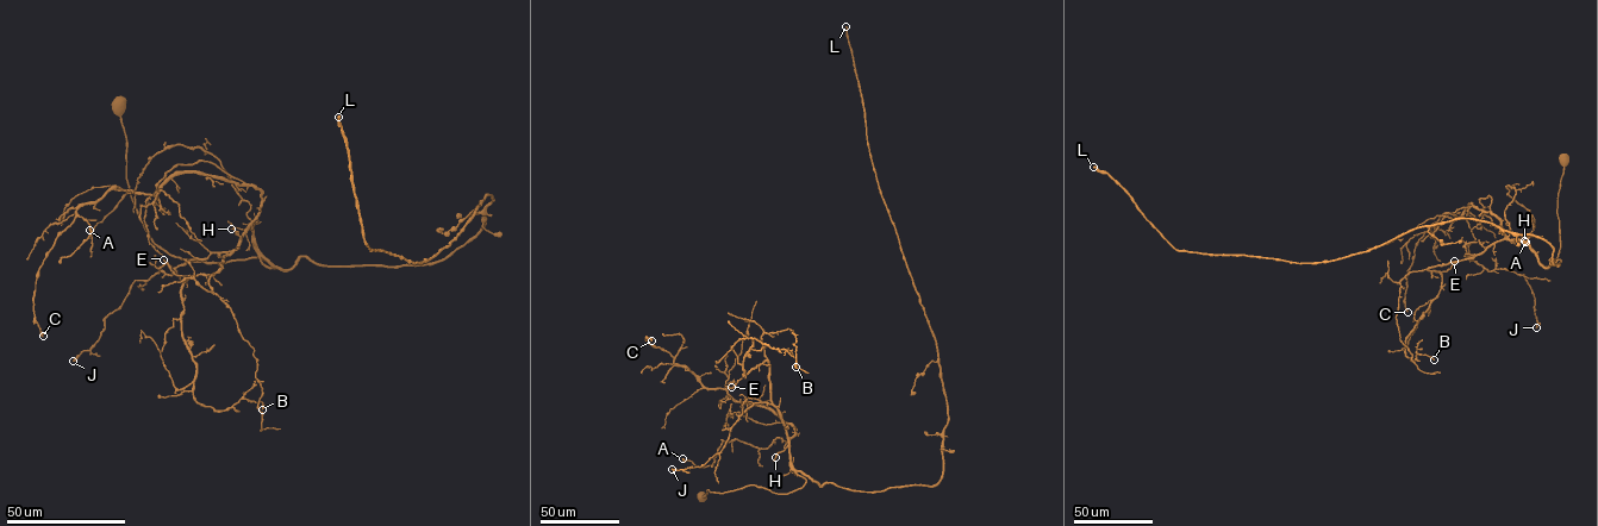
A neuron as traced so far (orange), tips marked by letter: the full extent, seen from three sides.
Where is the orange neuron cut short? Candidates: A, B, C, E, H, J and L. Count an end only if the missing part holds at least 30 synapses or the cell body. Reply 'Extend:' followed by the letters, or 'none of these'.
Extend: L

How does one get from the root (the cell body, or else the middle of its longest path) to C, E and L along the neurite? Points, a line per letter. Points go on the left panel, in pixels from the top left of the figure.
C: (119, 104), (150, 238), (276, 268), (253, 186), (179, 173), (155, 195), (111, 188), (39, 269), (43, 336)
E: (119, 104), (150, 238), (183, 260), (276, 268), (249, 226), (217, 273), (176, 275), (163, 260)
L: (119, 104), (132, 201), (176, 257), (422, 265), (484, 226), (489, 195), (429, 260), (372, 250), (338, 117)

